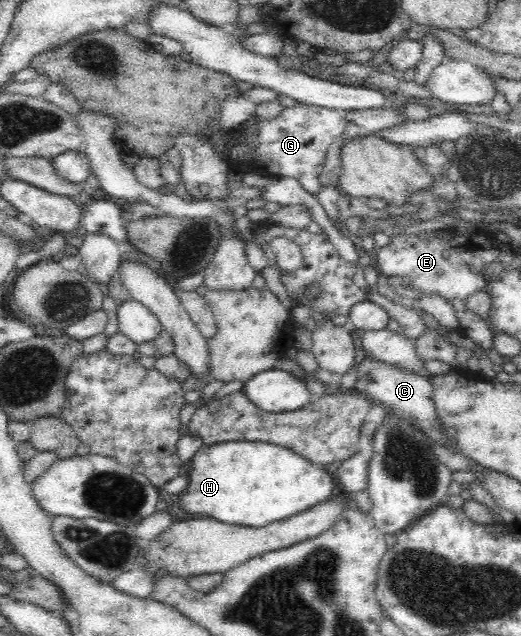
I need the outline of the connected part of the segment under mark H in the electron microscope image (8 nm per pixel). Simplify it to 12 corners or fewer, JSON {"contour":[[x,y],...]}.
{"contour":[[259,441],[202,446],[183,513],[265,527],[332,496],[335,476]]}

